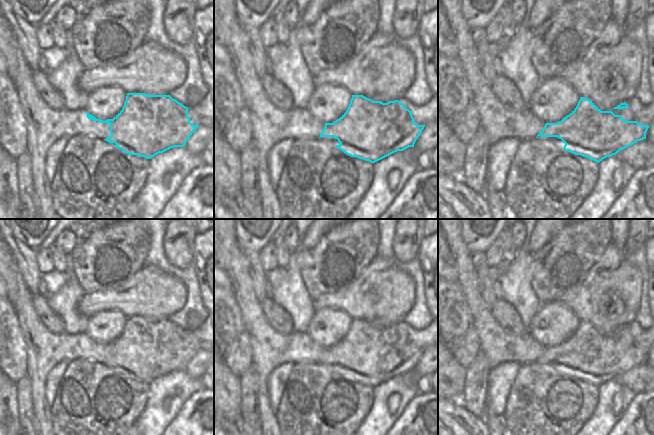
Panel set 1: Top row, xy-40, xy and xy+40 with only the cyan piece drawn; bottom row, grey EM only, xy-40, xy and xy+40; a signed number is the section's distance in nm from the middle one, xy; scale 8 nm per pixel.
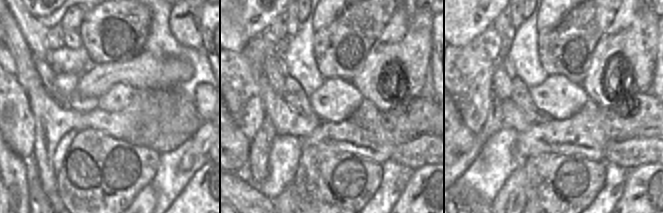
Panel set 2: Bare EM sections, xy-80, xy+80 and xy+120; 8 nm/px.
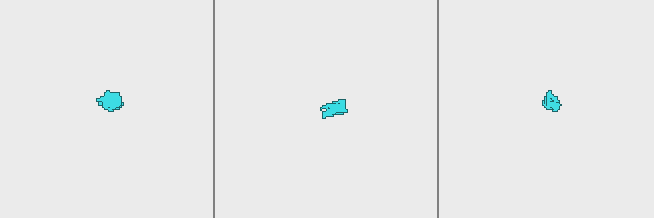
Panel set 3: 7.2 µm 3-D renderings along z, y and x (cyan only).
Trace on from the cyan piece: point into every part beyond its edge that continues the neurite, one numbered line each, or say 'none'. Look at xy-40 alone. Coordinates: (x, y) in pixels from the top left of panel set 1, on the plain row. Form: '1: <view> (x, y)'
1: xy-40 (44, 349)

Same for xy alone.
1: xy (270, 348)

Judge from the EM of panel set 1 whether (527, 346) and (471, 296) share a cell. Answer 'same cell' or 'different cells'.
same cell

